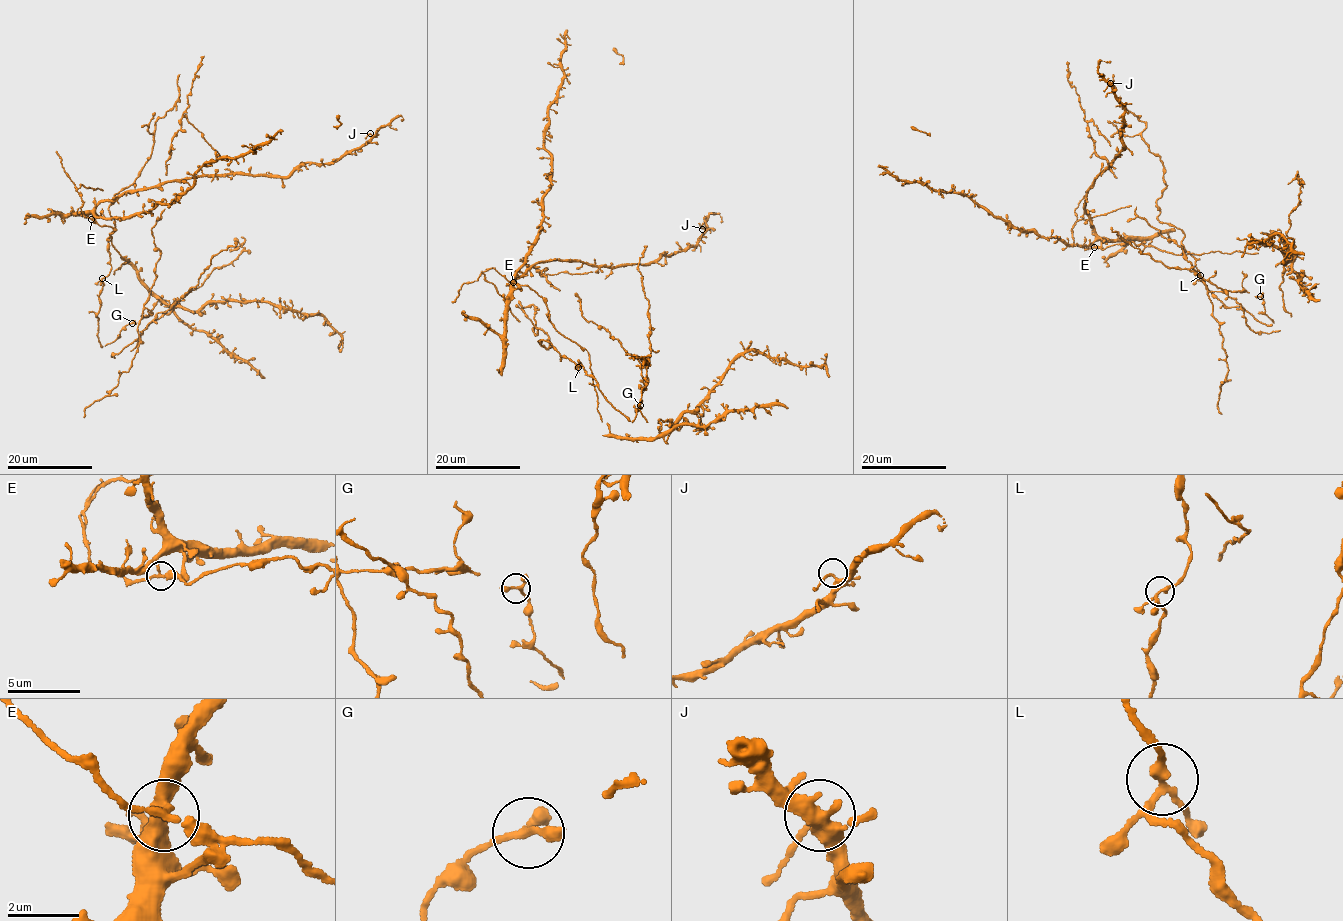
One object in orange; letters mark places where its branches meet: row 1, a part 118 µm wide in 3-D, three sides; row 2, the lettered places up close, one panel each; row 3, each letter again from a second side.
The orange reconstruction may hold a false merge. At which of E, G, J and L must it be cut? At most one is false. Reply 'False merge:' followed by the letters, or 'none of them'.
False merge: E

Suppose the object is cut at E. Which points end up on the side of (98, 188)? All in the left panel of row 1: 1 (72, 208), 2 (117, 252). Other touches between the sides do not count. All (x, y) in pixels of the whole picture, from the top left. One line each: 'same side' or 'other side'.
1: other side
2: same side

